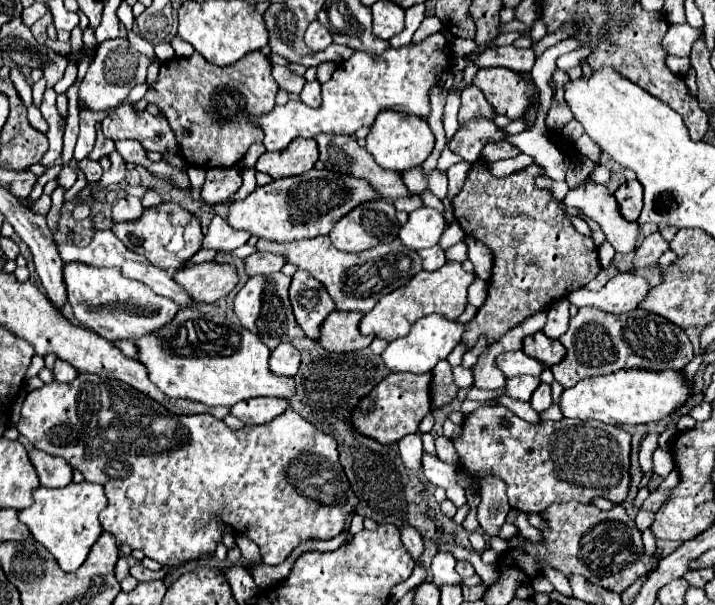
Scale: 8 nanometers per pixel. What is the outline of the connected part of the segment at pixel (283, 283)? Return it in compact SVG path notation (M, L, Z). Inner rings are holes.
M280 272L260 278L250 278L244 288L234 298L234 312L244 328L248 328L252 334L256 334L270 350L274 350L280 342L292 342L294 338L306 338L304 330L298 326L290 300L288 300L288 288L290 288L290 276L284 276Z

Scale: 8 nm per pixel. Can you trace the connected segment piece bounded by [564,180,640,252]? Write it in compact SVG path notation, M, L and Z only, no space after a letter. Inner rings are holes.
M584 180L576 188L568 190L564 204L570 208L580 208L588 218L596 220L616 252L630 252L636 248L640 228L636 222L626 222L622 218L618 212L618 202L608 192L606 184Z

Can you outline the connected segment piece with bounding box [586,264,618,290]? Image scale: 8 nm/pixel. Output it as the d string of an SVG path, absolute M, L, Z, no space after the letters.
M610 264L610 266L602 268L602 270L600 270L600 274L598 274L592 282L588 282L588 284L586 284L586 288L588 288L588 290L600 290L600 288L602 288L610 278L614 278L616 274L618 274L618 270Z

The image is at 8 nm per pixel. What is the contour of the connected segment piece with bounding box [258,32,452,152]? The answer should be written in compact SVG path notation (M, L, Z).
M442 32L428 36L418 46L388 48L378 58L366 52L354 52L342 62L332 78L322 84L324 102L318 108L310 108L304 102L288 100L284 106L276 106L258 122L264 128L266 150L284 150L296 136L316 138L318 134L354 134L362 126L372 126L374 118L382 110L396 110L414 114L420 118L430 116L430 90L440 82L442 72L450 70L452 52Z

